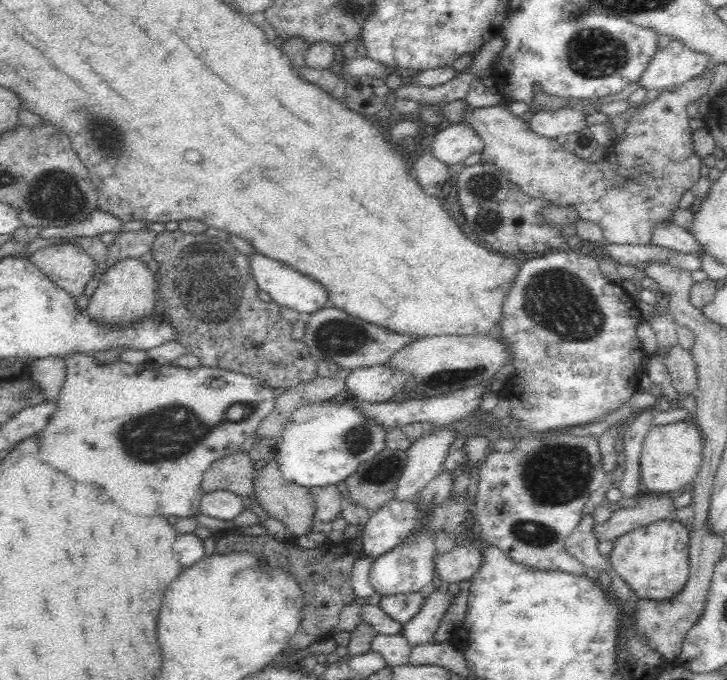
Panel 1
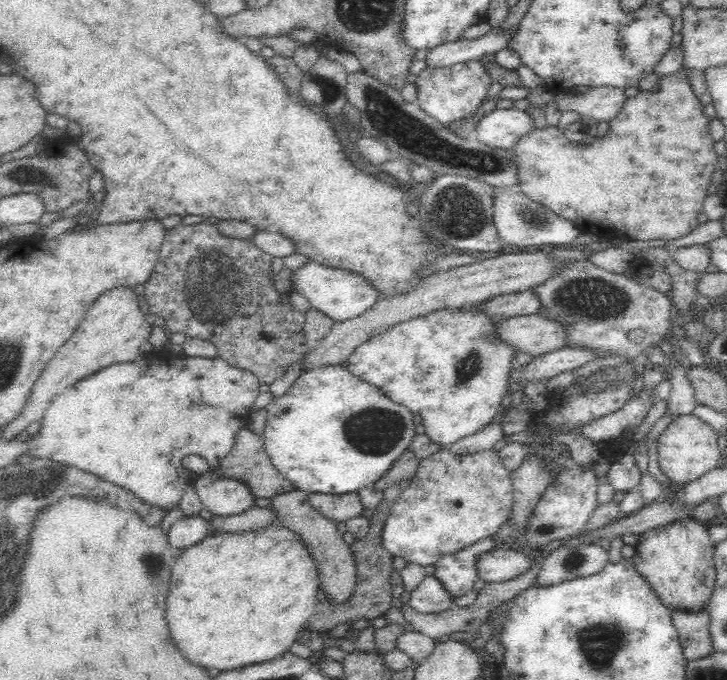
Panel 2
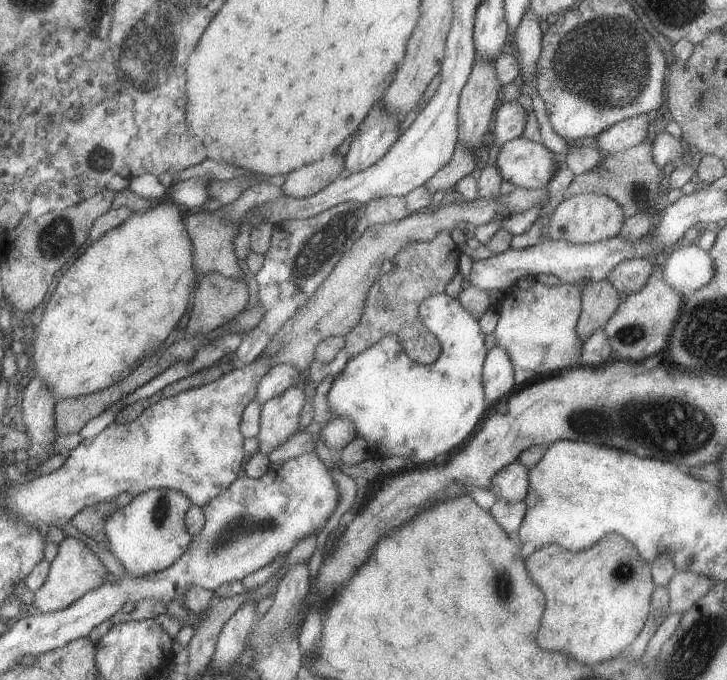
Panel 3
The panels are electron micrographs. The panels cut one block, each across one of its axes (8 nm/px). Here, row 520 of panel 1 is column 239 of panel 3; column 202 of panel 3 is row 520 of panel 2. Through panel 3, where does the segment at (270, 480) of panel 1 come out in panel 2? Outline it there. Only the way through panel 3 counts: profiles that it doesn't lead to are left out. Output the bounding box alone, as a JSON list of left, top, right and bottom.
[270,488,357,605]

